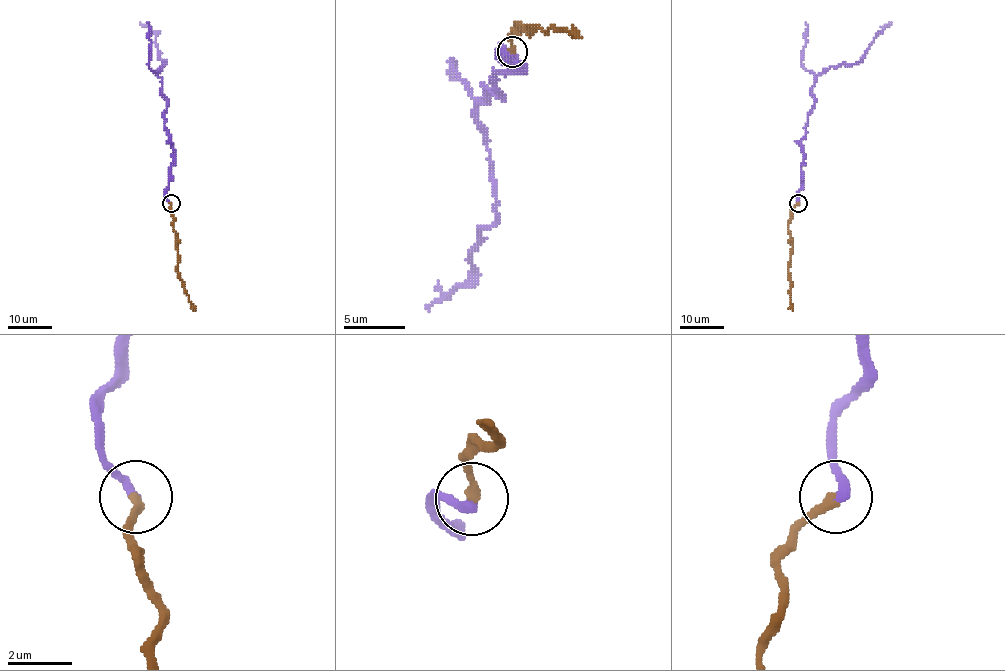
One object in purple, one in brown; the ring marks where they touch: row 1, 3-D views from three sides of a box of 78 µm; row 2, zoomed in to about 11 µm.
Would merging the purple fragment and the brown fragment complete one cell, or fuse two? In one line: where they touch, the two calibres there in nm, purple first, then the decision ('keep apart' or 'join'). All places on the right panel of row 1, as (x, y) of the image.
place (798, 203); calibres 320 and 280 nm; join

